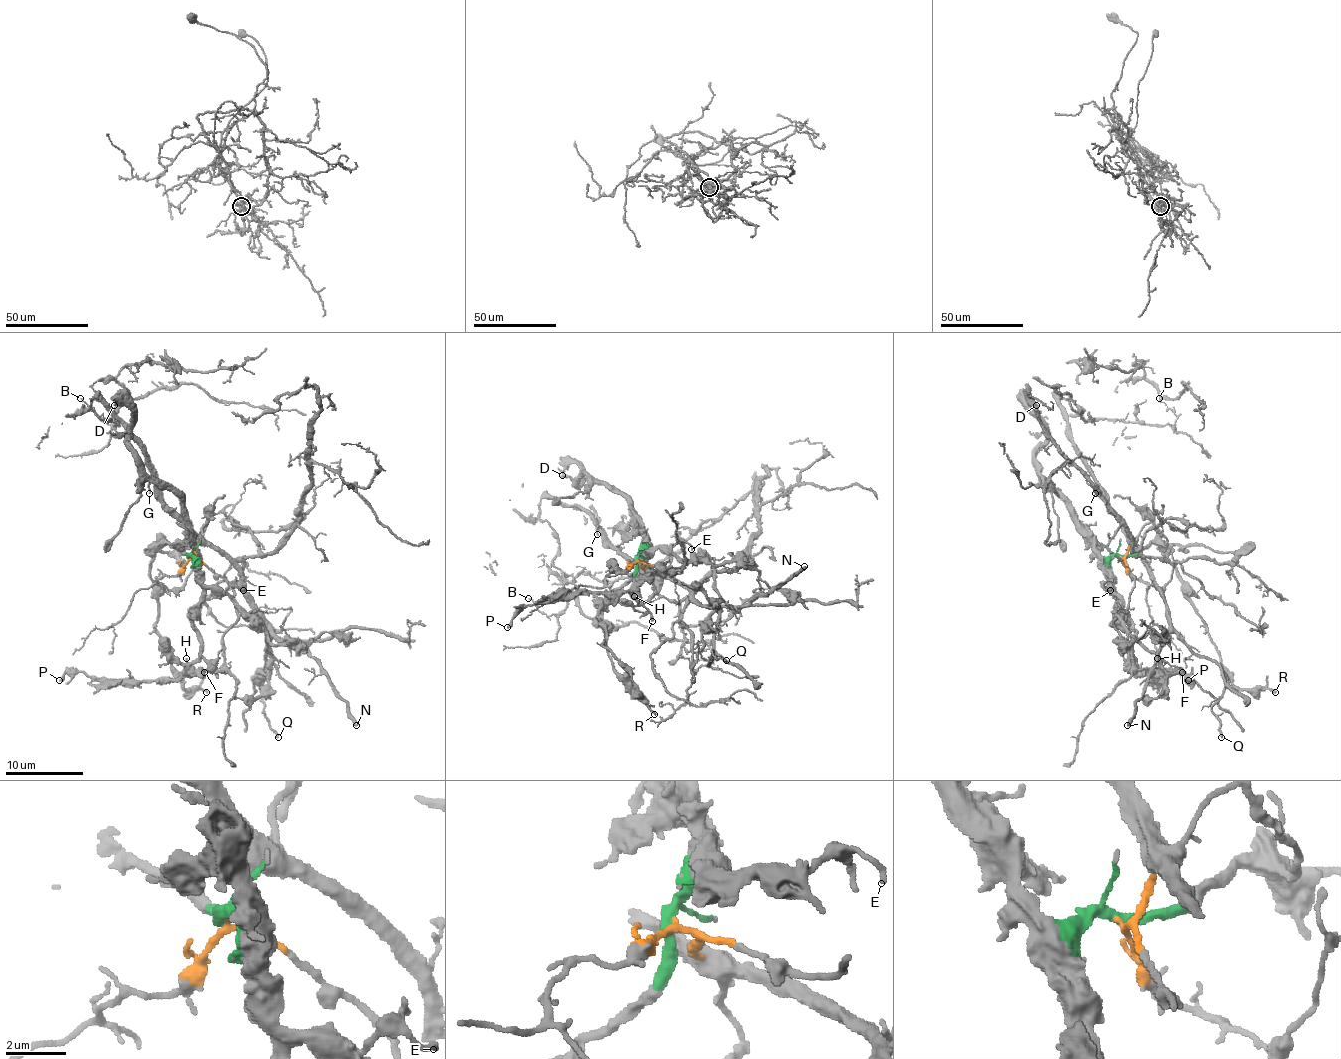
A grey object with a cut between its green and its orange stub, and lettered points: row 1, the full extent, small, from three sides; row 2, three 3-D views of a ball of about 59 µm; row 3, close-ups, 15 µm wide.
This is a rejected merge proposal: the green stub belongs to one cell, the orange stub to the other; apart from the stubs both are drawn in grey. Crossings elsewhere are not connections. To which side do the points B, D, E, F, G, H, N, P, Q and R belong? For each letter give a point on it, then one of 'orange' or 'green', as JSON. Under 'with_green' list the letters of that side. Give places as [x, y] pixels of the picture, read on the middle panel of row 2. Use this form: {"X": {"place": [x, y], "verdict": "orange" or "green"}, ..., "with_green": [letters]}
{"B": {"place": [528, 598], "verdict": "orange"}, "D": {"place": [562, 475], "verdict": "green"}, "E": {"place": [691, 549], "verdict": "green"}, "F": {"place": [652, 621], "verdict": "green"}, "G": {"place": [597, 534], "verdict": "orange"}, "H": {"place": [634, 596], "verdict": "green"}, "N": {"place": [804, 566], "verdict": "orange"}, "P": {"place": [507, 627], "verdict": "green"}, "Q": {"place": [726, 660], "verdict": "orange"}, "R": {"place": [654, 714], "verdict": "green"}, "with_green": ["D", "E", "F", "H", "P", "R"]}

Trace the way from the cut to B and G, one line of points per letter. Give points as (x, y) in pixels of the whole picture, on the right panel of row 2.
B: (1120, 557), (1128, 526), (1059, 400), (1069, 398), (1085, 419), (1174, 425), (1159, 398)
G: (1120, 557), (1128, 550), (1128, 526), (1091, 476), (1087, 481), (1094, 493)

